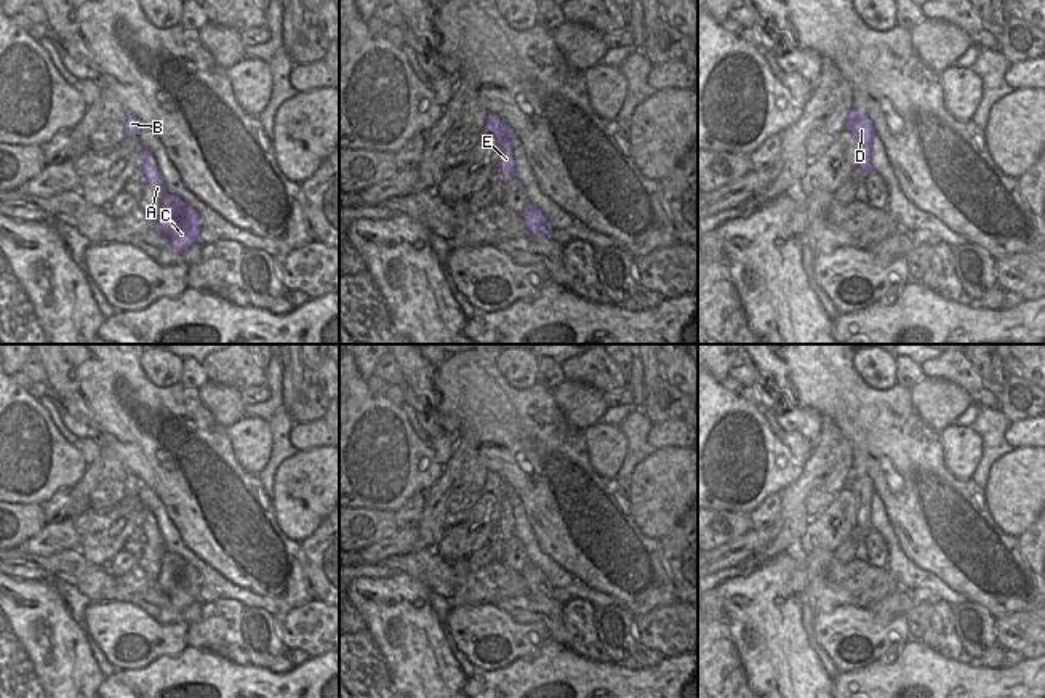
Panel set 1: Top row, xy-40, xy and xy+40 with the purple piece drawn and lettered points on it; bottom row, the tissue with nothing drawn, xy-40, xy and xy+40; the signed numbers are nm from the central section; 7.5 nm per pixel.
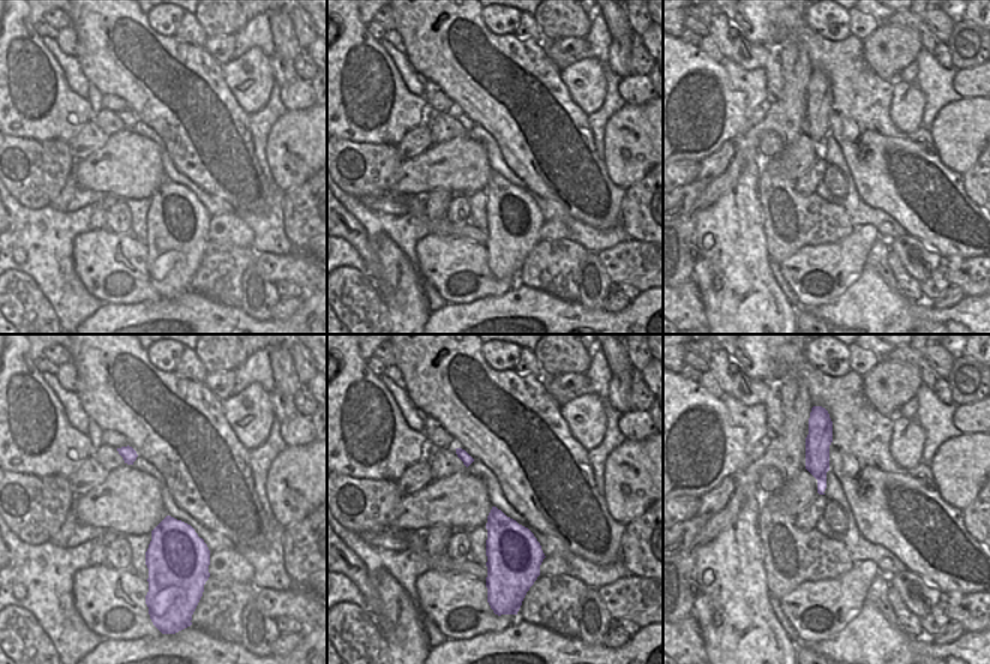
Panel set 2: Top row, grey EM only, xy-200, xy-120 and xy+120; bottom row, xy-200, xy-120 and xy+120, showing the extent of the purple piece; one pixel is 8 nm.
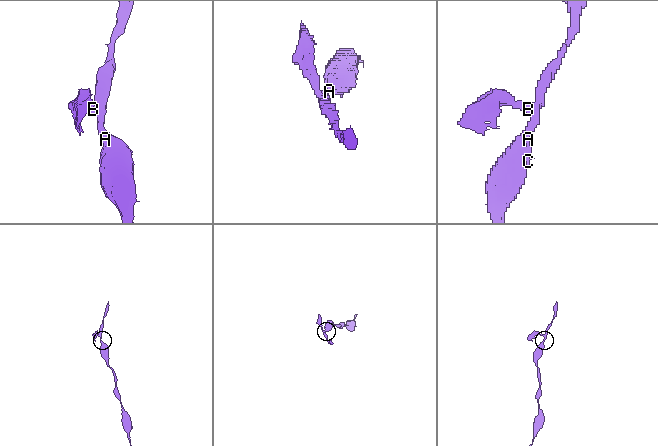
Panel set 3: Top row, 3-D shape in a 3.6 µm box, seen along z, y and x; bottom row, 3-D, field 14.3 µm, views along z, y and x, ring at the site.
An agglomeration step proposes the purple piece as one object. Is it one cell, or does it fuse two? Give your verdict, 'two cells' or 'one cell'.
two cells

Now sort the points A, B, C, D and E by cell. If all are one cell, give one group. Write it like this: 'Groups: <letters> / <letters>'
Groups: A C D E / B

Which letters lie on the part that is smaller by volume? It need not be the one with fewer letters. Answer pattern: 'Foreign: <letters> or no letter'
Foreign: B

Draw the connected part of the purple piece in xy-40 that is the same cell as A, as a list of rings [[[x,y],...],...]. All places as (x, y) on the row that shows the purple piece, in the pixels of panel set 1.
[[[141,152],[139,168],[144,174],[146,186],[162,199],[157,227],[176,250],[187,250],[197,242],[202,229],[197,211],[179,197],[165,191],[163,178],[150,152]]]

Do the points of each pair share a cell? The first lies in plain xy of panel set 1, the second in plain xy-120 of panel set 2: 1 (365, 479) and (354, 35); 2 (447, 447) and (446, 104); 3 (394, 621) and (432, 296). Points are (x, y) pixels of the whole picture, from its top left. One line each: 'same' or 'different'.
1: same
2: same
3: different

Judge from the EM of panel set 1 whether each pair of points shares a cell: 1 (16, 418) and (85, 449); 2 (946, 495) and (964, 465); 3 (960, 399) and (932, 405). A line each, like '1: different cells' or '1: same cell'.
1: different cells
2: different cells
3: same cell

